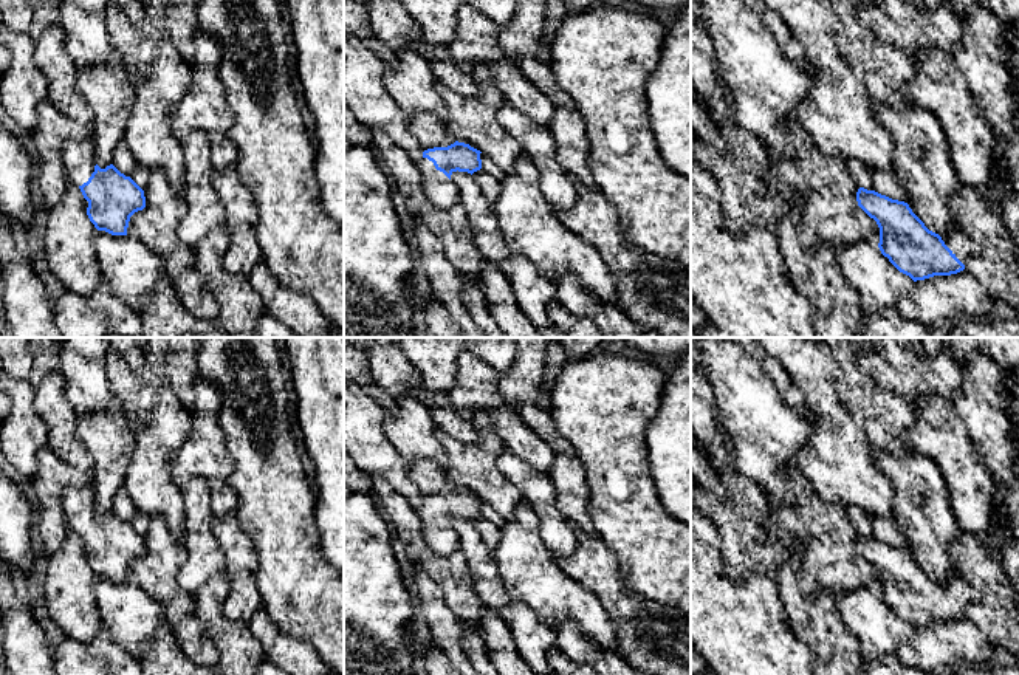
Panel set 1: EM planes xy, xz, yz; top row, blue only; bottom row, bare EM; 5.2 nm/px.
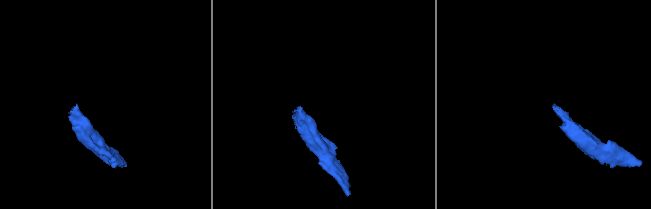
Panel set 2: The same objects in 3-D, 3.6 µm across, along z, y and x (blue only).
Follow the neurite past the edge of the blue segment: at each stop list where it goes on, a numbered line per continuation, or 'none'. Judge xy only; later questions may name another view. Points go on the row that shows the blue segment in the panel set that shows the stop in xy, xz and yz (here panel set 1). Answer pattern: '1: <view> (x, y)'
1: xy (78, 155)

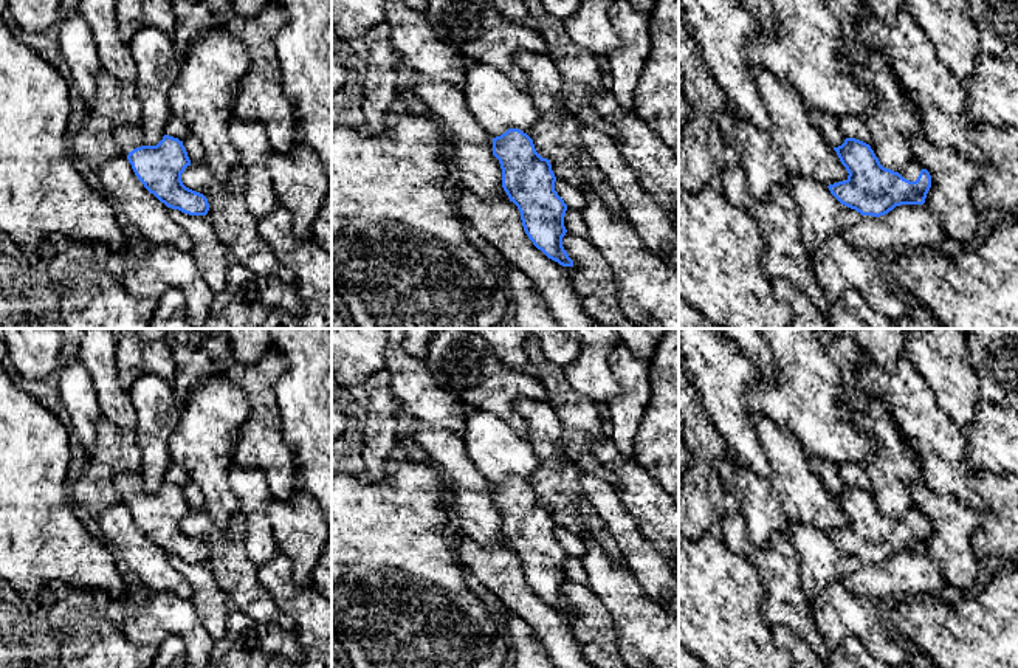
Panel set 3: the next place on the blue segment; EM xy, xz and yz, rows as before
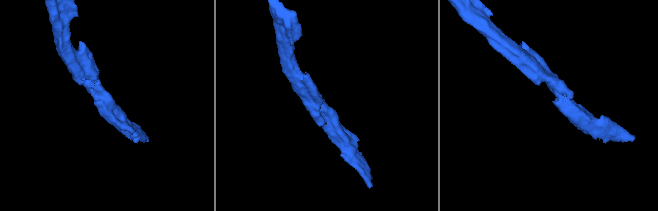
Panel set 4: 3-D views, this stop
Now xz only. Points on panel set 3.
none

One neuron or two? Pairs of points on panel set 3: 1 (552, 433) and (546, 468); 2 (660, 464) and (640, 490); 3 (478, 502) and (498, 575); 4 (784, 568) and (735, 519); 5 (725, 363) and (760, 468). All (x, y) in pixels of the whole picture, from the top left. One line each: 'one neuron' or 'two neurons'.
1: one neuron
2: two neurons
3: two neurons
4: one neuron
5: one neuron

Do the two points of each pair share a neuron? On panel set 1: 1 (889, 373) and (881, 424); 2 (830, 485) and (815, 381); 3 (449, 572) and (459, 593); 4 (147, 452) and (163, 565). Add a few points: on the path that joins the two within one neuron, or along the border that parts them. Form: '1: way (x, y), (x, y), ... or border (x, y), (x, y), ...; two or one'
1: border (866, 372), (881, 387), (905, 398), (912, 406); two
2: way (830, 459), (827, 407); one
3: way (452, 576), (457, 589); one
4: border (150, 517), (161, 517), (168, 531), (181, 542); two

